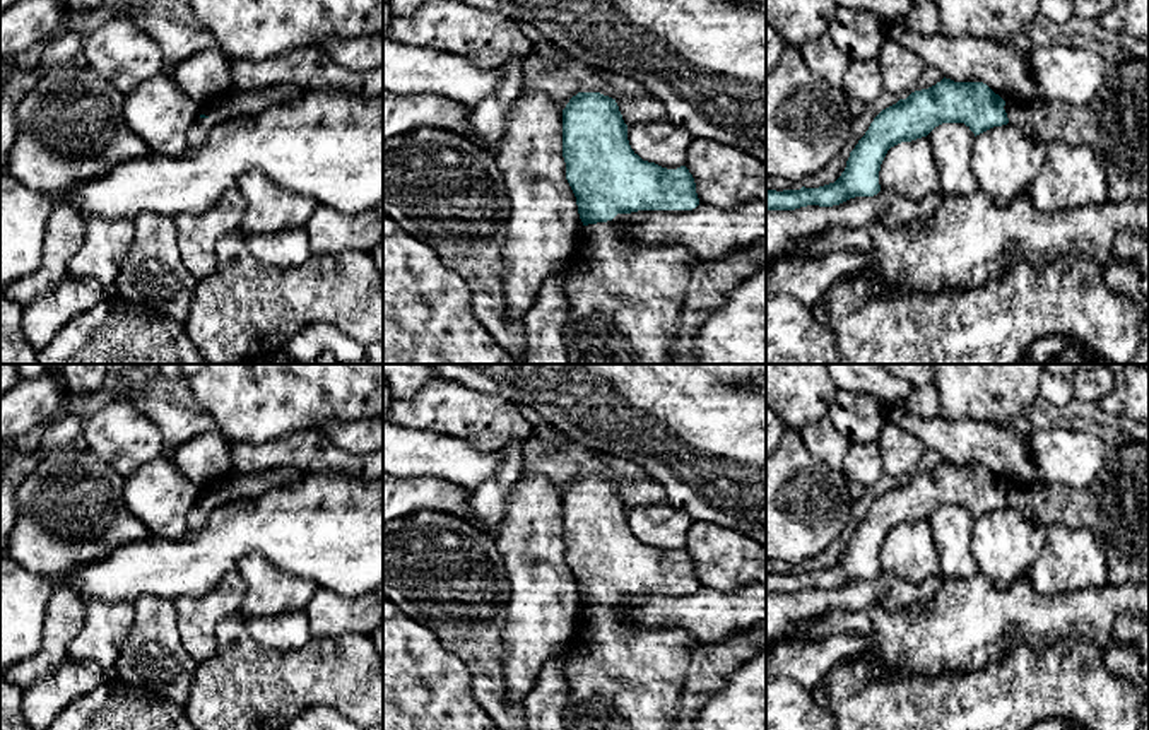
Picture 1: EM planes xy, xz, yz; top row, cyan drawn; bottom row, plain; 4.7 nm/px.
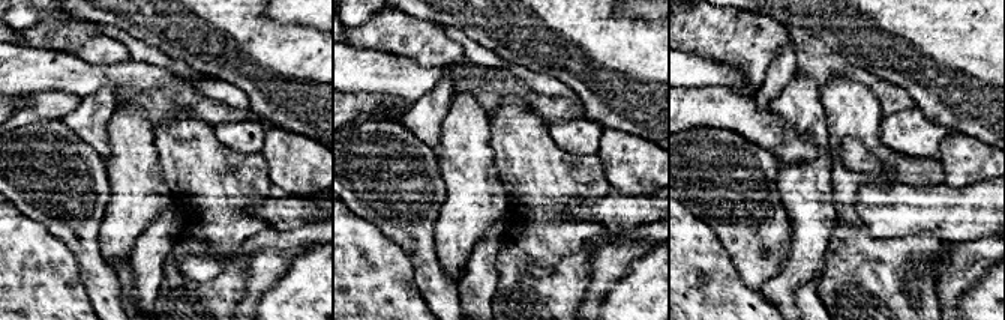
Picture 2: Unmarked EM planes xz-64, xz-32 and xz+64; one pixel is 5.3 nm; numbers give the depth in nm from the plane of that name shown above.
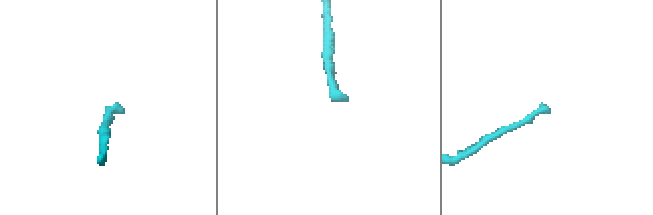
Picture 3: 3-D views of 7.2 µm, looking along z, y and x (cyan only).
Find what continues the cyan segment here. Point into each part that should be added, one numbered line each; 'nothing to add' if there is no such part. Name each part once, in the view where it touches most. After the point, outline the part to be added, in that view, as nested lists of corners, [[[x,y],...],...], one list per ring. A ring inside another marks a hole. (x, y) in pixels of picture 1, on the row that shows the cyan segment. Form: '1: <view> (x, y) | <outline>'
1: xz (624, 308) | [[[610,221],[583,226],[564,280],[569,364],[672,364],[692,263],[679,244],[628,253]]]

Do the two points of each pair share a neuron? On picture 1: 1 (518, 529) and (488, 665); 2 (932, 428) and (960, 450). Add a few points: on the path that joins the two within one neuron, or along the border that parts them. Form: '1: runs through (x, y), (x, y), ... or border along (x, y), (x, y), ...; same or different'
1: border along (496, 541), (510, 588), (506, 621); different
2: runs through (939, 435), (953, 443); same

